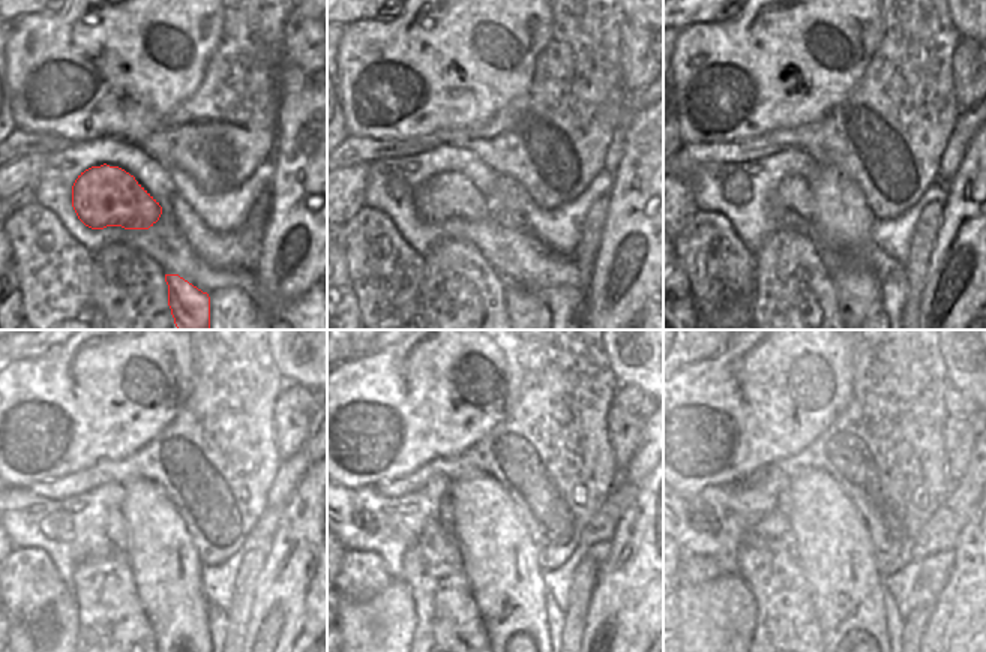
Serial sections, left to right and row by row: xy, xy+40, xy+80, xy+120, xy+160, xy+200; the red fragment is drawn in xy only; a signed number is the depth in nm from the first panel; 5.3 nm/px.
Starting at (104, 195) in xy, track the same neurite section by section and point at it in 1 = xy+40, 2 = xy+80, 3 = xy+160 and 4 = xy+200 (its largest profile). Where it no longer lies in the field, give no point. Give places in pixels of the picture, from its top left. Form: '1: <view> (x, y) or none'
1: xy+40 (446, 195)
2: xy+80 (793, 192)
3: xy+160 (444, 516)
4: xy+200 (782, 495)

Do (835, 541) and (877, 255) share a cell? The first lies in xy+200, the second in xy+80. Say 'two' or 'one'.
two

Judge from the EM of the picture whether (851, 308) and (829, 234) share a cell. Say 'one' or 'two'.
one

